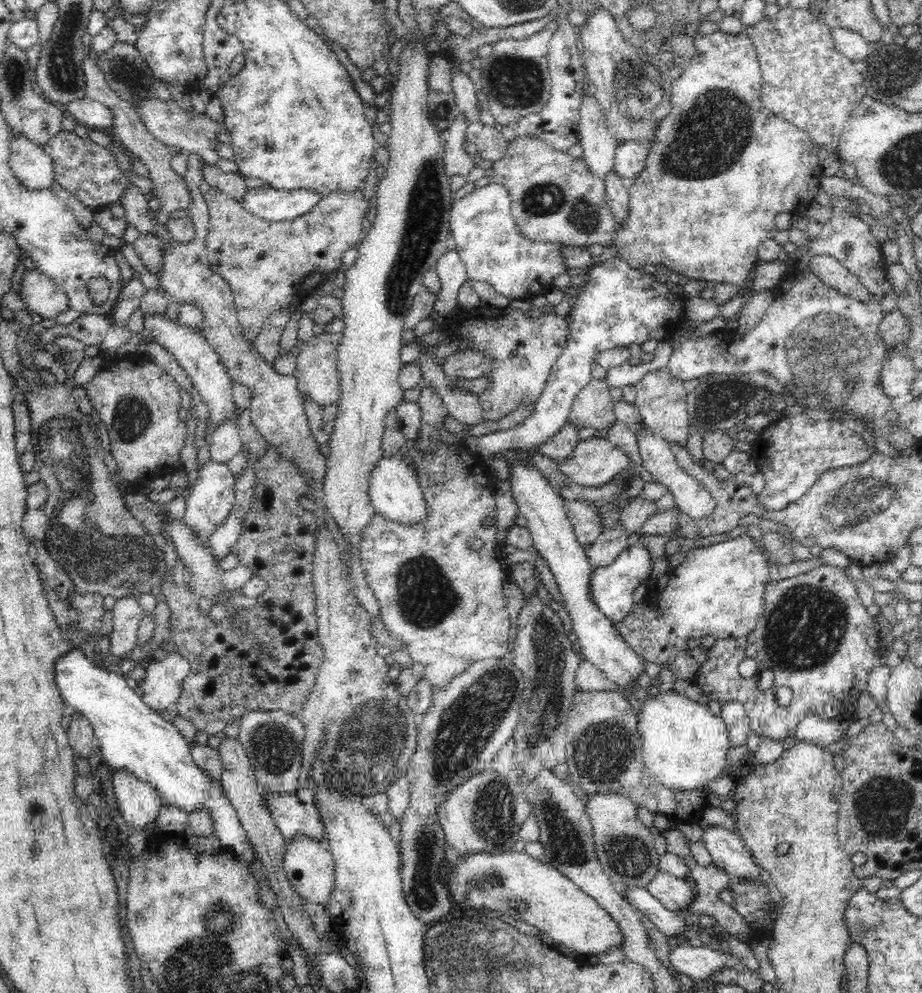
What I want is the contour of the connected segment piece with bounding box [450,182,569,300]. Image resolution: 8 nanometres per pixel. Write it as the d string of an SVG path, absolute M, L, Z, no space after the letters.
M490 182L455 200L450 227L451 248L464 262L467 279L487 282L509 300L543 296L554 288L554 280L569 270L562 258L561 244L532 243L520 235L511 213L508 187Z

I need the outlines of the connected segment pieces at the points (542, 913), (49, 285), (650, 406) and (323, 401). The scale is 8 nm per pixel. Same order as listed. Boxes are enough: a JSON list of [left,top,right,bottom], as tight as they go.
[[443,850,624,954],[18,266,69,320],[634,368,692,445],[295,333,341,406]]

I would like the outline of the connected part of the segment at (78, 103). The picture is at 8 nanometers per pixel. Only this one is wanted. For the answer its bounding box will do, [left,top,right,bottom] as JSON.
[61,97,114,131]

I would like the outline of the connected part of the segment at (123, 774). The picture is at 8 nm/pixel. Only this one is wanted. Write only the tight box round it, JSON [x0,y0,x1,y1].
[113,768,163,830]

